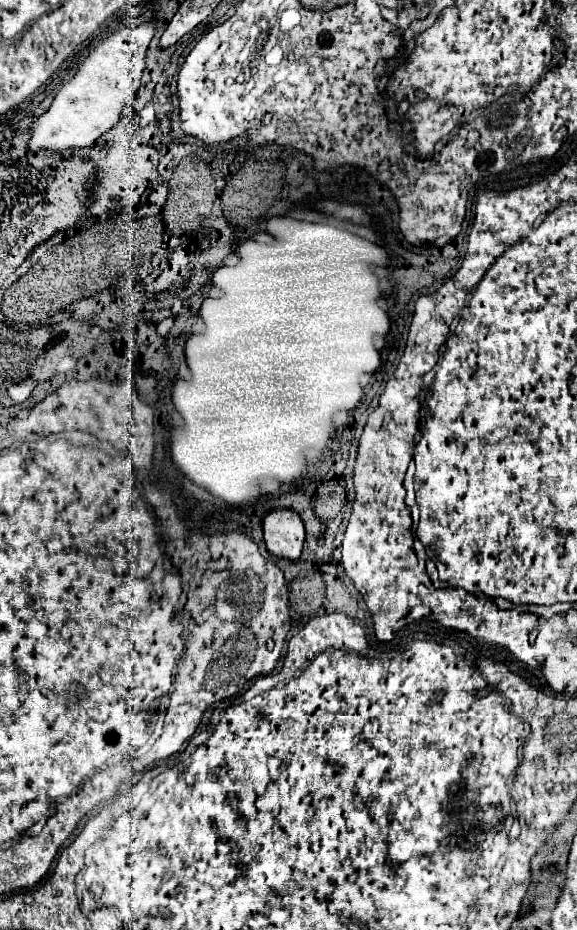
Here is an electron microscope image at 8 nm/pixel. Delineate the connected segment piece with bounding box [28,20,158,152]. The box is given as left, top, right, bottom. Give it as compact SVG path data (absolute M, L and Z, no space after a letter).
M150 20L134 28L124 28L102 40L82 62L76 76L56 94L50 110L34 122L28 150L38 152L42 148L66 150L92 146L104 132L118 124L122 110L138 96L142 72L146 70L146 52L156 34L156 24L156 20Z

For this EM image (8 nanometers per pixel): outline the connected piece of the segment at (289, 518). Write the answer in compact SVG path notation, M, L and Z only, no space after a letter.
M276 508L262 518L266 548L274 556L288 560L300 558L304 544L304 524L294 510Z

